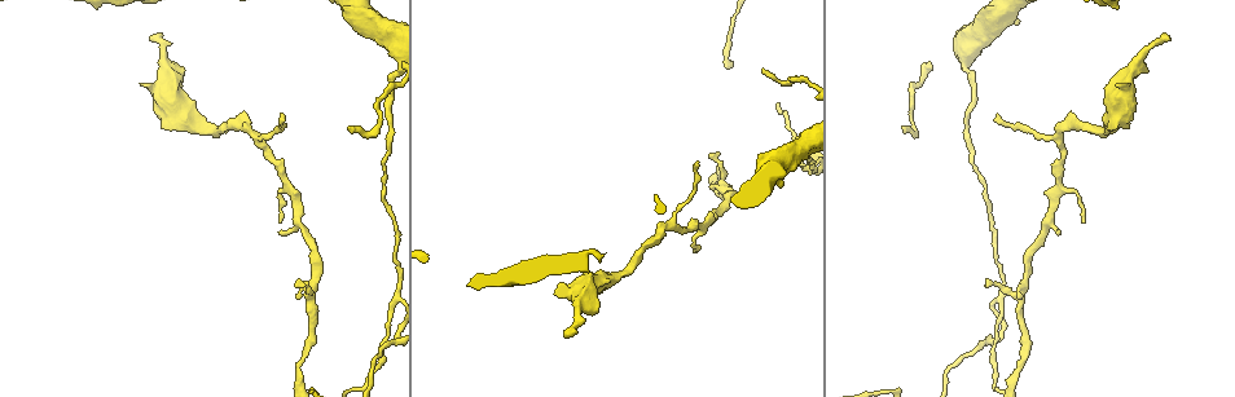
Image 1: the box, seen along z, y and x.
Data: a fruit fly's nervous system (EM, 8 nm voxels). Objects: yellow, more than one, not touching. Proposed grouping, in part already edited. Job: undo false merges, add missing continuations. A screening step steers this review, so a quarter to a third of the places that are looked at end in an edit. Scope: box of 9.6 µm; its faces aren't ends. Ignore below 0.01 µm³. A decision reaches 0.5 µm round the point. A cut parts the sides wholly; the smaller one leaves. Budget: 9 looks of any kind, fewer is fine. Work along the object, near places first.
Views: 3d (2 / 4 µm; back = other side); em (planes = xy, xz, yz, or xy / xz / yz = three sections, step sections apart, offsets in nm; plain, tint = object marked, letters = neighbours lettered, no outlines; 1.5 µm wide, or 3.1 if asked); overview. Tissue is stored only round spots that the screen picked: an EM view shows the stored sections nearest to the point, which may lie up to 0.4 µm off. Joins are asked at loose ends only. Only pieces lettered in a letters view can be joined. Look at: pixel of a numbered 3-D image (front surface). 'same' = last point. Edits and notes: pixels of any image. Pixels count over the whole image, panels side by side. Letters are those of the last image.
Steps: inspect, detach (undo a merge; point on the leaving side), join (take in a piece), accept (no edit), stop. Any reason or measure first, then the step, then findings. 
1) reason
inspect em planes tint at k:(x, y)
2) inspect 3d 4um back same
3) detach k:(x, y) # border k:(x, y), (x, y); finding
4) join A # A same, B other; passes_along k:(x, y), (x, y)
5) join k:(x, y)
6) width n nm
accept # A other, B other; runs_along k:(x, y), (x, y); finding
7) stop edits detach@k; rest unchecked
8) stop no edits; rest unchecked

tapers out
inspect em yz step 8 letters at 1:(903, 125)

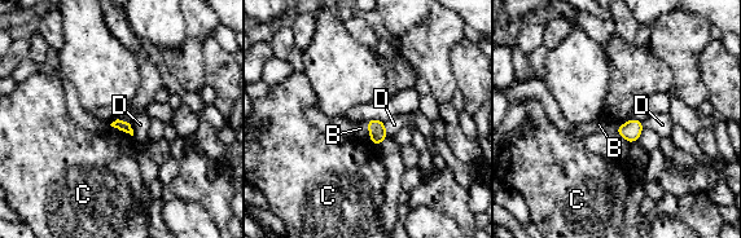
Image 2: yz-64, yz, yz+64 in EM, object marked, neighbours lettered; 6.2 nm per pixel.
cut it another way
inspect em xz step 8 letters same

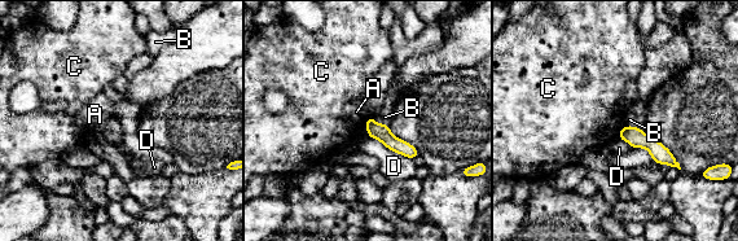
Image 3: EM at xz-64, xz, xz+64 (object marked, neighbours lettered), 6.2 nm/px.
width 110 nm
join 3:(385, 115) # A other, B same, C other, D other; passes_along 3:(382, 132), (378, 123), (385, 115); it goes on there

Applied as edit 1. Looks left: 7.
branch point
inspect 3d 4um back at 1:(1021, 290)

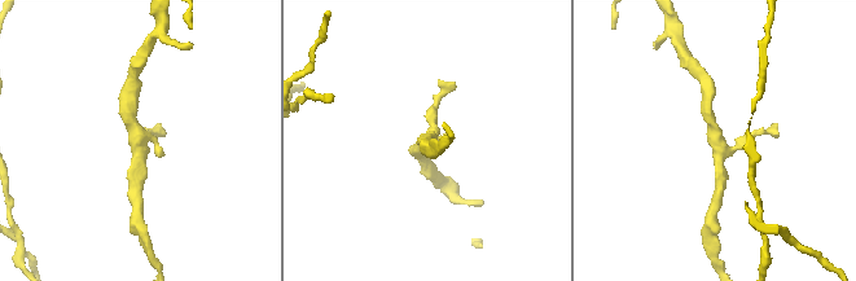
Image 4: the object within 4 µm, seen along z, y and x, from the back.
inspect em planes letters at 4:(722, 147)

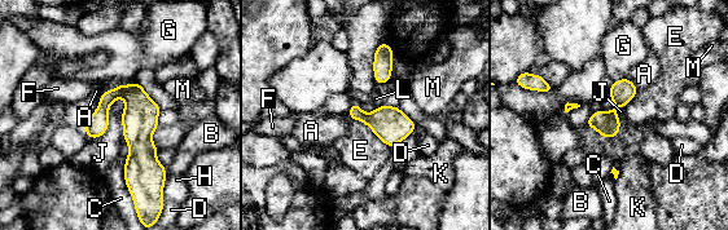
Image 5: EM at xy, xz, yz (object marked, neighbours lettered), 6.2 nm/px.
accept # A other, B other, C other, D other, E other, F other, G other, H other, J other, K other, L other, M other; runs_along 5:(136, 87), (139, 184), (135, 191); continuous, no second cell

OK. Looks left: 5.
a narrow waist
inspect 3d 4um at 1:(299, 369)

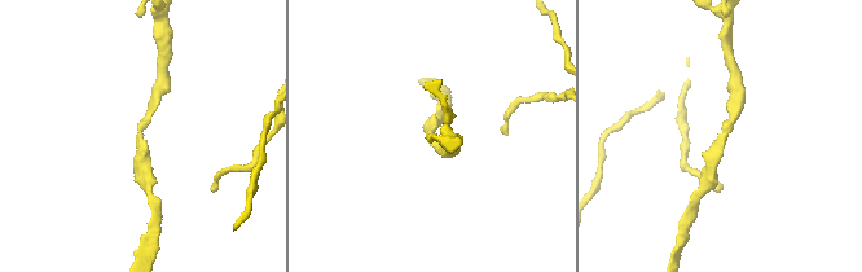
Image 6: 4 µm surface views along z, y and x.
inspect em planes letters at 6:(724, 136)

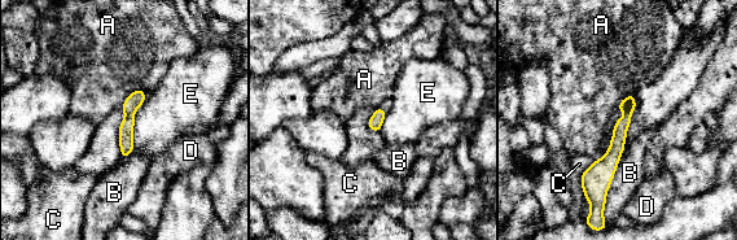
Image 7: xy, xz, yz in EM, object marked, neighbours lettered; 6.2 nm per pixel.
arm_widths 190, 200 nm
accept # A other, B other, C other, D other, E other; one cell here

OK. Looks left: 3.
redraw
inspect overview

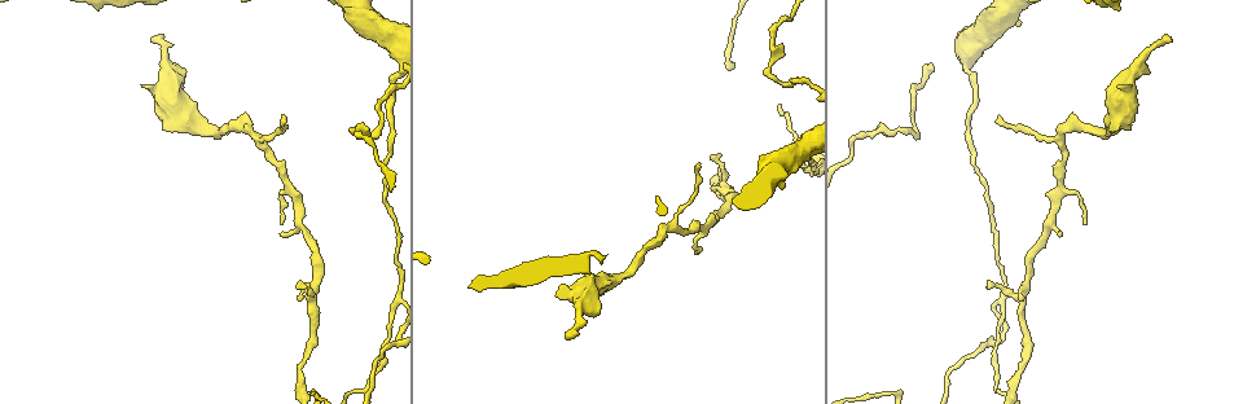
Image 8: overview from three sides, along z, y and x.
tapers out
inspect 3d 4um at 8:(154, 42)

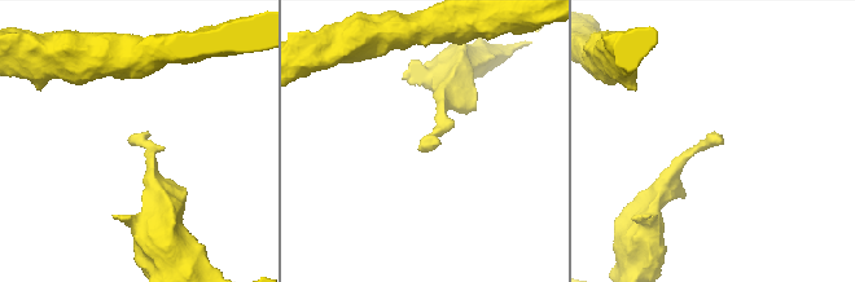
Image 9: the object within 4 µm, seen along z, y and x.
inspect em planes letters at 9:(132, 143)

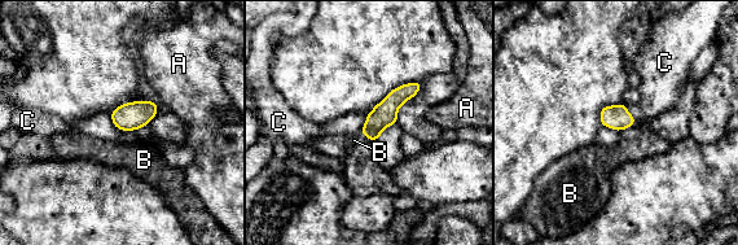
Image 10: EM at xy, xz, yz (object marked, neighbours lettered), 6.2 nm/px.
accept # A other, B other, C other; runs_along 10:(417, 84), (404, 92), (365, 131); no lettered piece goes on from it

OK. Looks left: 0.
stop edits join@3; rest unchecked

